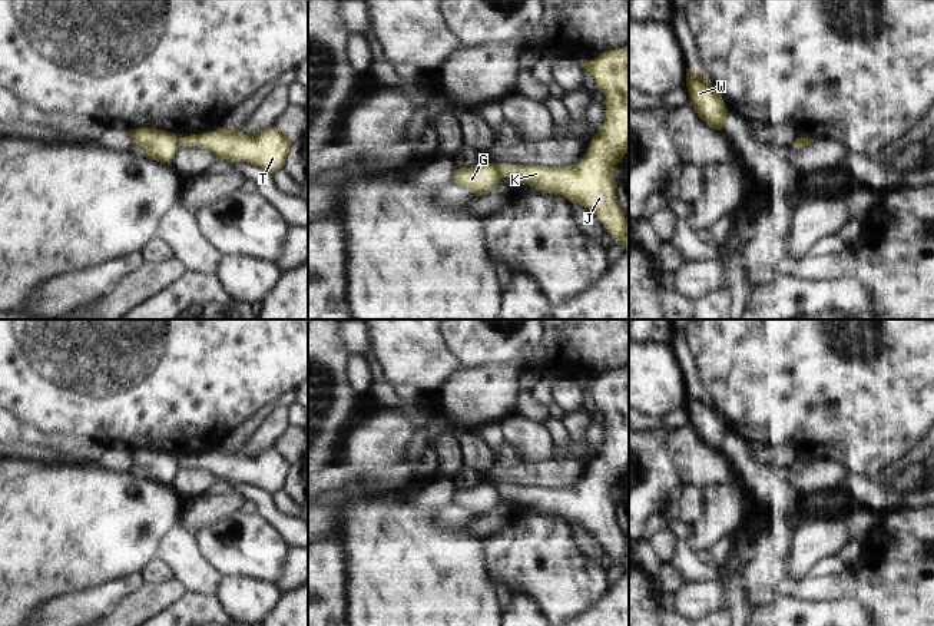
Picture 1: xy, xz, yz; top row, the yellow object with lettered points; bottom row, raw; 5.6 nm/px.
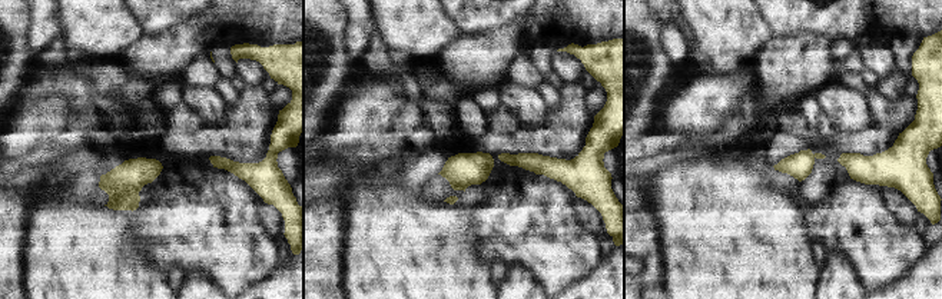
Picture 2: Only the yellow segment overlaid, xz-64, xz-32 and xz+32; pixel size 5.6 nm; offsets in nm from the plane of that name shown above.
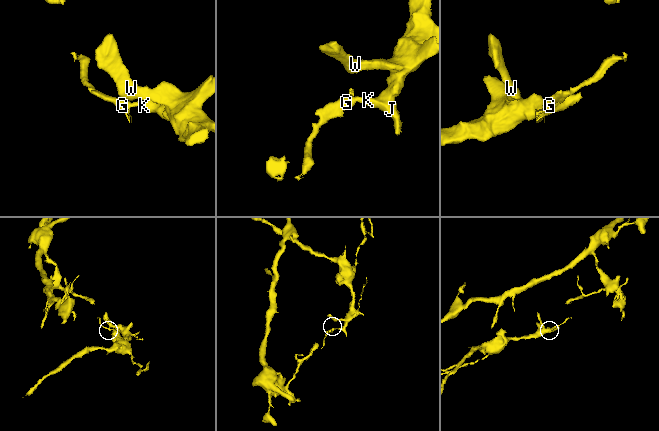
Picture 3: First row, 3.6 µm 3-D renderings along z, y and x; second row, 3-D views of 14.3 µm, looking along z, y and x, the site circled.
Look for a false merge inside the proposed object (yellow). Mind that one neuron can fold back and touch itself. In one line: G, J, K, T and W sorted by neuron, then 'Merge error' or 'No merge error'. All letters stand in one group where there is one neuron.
Groups: G / J K T W. Merge error

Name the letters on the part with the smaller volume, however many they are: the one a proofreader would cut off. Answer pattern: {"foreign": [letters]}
{"foreign": ["G"]}

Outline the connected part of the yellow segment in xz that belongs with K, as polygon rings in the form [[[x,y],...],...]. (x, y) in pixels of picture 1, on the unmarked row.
[[[629,365],[584,382],[596,408],[605,415],[606,440],[583,480],[566,488],[499,484],[501,499],[546,514],[563,516],[589,529],[607,553],[629,572],[629,553],[613,499],[613,487],[629,473]]]

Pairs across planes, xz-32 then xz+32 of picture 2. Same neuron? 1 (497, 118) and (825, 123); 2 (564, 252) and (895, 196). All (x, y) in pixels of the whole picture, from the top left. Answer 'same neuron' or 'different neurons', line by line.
1: same neuron
2: different neurons

